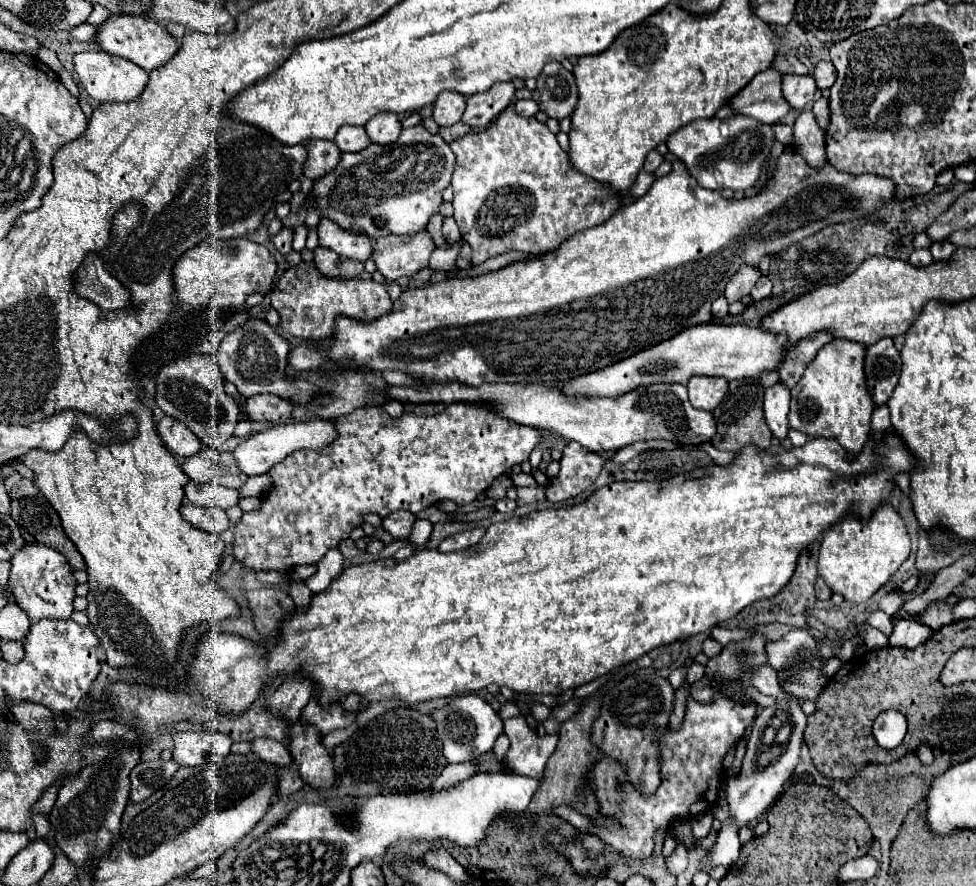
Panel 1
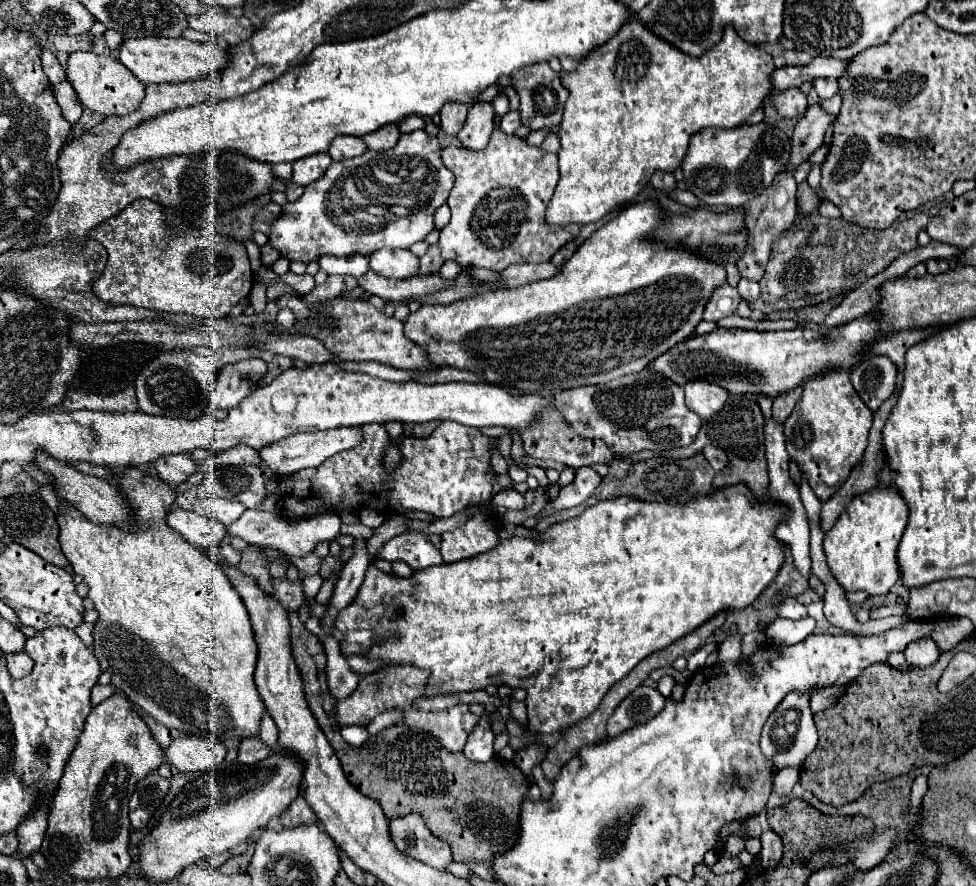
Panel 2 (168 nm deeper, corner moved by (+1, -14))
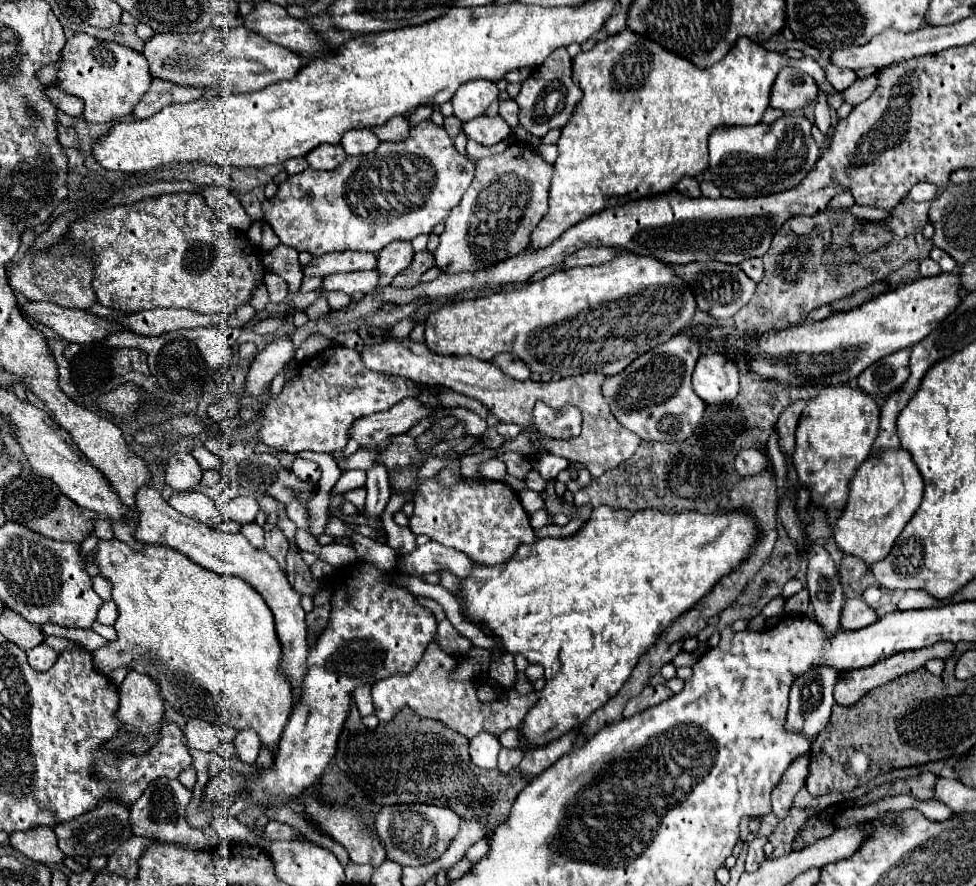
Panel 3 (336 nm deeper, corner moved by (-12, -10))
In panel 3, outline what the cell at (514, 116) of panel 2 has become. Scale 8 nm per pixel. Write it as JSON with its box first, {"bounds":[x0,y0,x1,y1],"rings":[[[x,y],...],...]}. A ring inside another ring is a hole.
{"bounds":[499,101,519,127],"rings":[[[501,101],[501,105],[499,105],[499,115],[511,125],[511,127],[517,127],[519,125],[519,121],[517,121],[517,111],[519,111],[519,107],[517,107],[517,103],[515,101]]]}

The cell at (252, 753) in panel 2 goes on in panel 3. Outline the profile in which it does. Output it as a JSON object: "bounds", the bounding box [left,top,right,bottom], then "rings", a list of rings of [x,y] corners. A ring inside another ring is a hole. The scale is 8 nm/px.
{"bounds":[235,731,261,763],"rings":[[[241,731],[235,737],[235,747],[237,747],[237,755],[241,761],[245,763],[255,763],[259,749],[261,749],[261,739],[255,731]]]}

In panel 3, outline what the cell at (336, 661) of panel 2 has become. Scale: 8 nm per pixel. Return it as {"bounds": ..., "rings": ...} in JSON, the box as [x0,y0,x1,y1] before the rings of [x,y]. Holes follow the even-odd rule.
{"bounds":[353,685,373,717],"rings":[[[361,685],[361,687],[355,687],[353,689],[353,699],[359,707],[359,713],[365,717],[365,715],[373,715],[373,705],[371,705],[371,687],[369,685]]]}

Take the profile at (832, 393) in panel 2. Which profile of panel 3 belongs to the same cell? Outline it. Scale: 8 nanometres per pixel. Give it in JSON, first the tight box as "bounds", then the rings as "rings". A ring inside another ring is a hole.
{"bounds":[791,385,879,523],"rings":[[[851,385],[825,387],[819,397],[811,399],[803,409],[795,433],[795,451],[791,455],[793,465],[797,467],[801,485],[811,489],[811,503],[829,509],[833,523],[837,521],[839,509],[847,503],[849,481],[871,455],[871,447],[879,433],[879,417],[877,401]]]}

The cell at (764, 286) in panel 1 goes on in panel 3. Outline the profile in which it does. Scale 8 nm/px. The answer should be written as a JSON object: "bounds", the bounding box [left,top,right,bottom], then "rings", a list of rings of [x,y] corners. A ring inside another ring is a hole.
{"bounds":[739,259,765,283],"rings":[[[747,259],[747,261],[741,263],[739,267],[741,267],[741,269],[747,273],[747,277],[753,279],[755,283],[759,283],[759,281],[763,279],[763,275],[765,275],[765,267],[763,267],[761,259]]]}

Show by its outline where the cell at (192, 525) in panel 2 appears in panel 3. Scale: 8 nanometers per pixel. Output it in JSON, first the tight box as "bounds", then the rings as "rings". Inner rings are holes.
{"bounds":[169,491,223,527],"rings":[[[185,491],[185,493],[175,493],[169,499],[169,505],[179,511],[185,517],[197,519],[209,527],[219,527],[223,523],[223,515],[217,509],[217,505],[203,493],[193,493],[193,491]]]}

